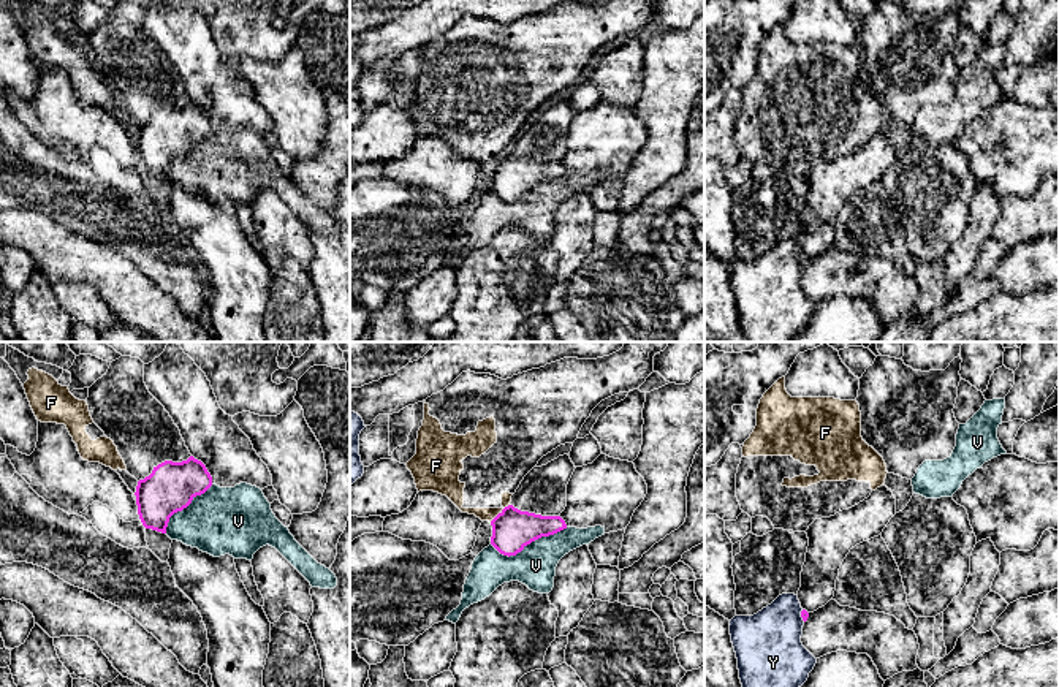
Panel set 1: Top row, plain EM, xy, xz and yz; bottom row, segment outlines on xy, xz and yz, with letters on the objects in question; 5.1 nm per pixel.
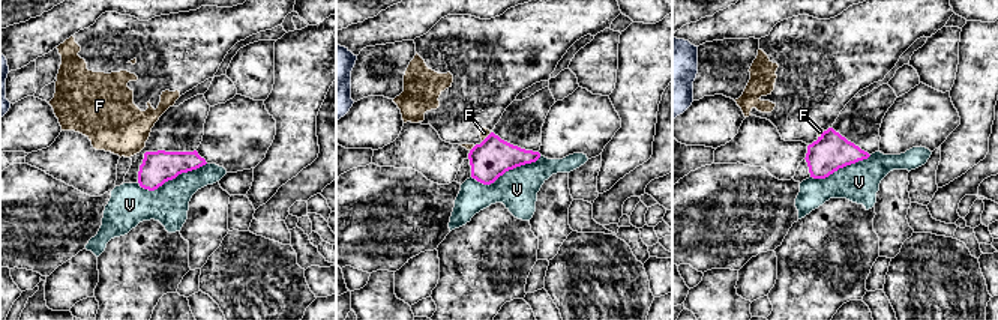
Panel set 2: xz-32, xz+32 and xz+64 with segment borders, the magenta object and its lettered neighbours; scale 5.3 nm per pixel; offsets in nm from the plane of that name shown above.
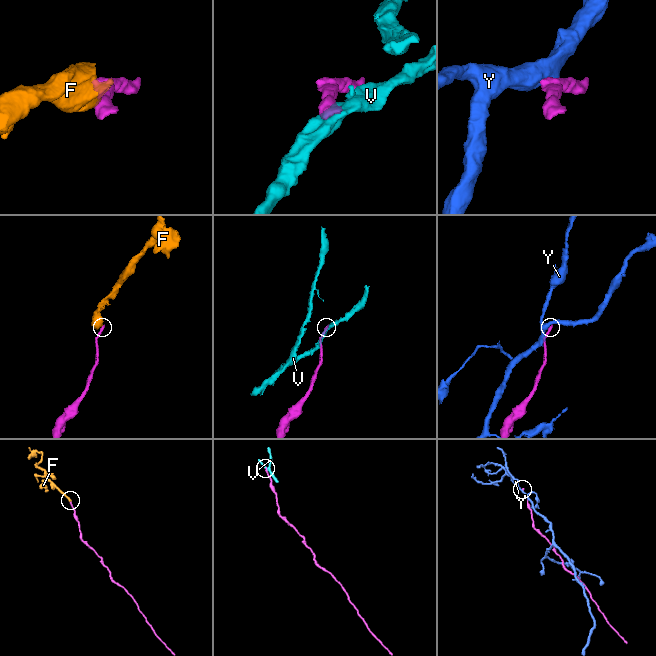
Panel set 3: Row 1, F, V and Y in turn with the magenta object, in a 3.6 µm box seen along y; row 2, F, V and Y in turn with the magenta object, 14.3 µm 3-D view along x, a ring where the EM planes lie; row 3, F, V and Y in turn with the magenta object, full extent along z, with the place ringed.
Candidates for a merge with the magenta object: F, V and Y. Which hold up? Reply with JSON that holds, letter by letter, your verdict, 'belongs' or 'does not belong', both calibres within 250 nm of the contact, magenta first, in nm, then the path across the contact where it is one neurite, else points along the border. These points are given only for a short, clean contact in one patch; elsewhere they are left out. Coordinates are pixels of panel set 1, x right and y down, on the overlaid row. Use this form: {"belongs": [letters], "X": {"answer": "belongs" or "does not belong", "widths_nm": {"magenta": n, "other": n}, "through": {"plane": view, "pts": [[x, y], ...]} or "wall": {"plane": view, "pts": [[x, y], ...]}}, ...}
{"belongs": [], "F": {"answer": "does not belong", "widths_nm": {"magenta": 200, "other": 90}, "wall": {"plane": "xz", "pts": [[508, 504], [489, 521]]}}, "V": {"answer": "does not belong", "widths_nm": {"magenta": 200, "other": 200}}, "Y": {"answer": "does not belong", "widths_nm": {"magenta": 50, "other": 340}}}

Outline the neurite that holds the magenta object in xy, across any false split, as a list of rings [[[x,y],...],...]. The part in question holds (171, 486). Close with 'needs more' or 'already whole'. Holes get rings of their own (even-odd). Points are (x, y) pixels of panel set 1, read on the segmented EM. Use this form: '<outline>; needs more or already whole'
[[[190,456],[187,461],[165,461],[138,481],[138,514],[146,529],[166,533],[169,518],[187,508],[196,495],[212,486],[206,465]]]; already whole

